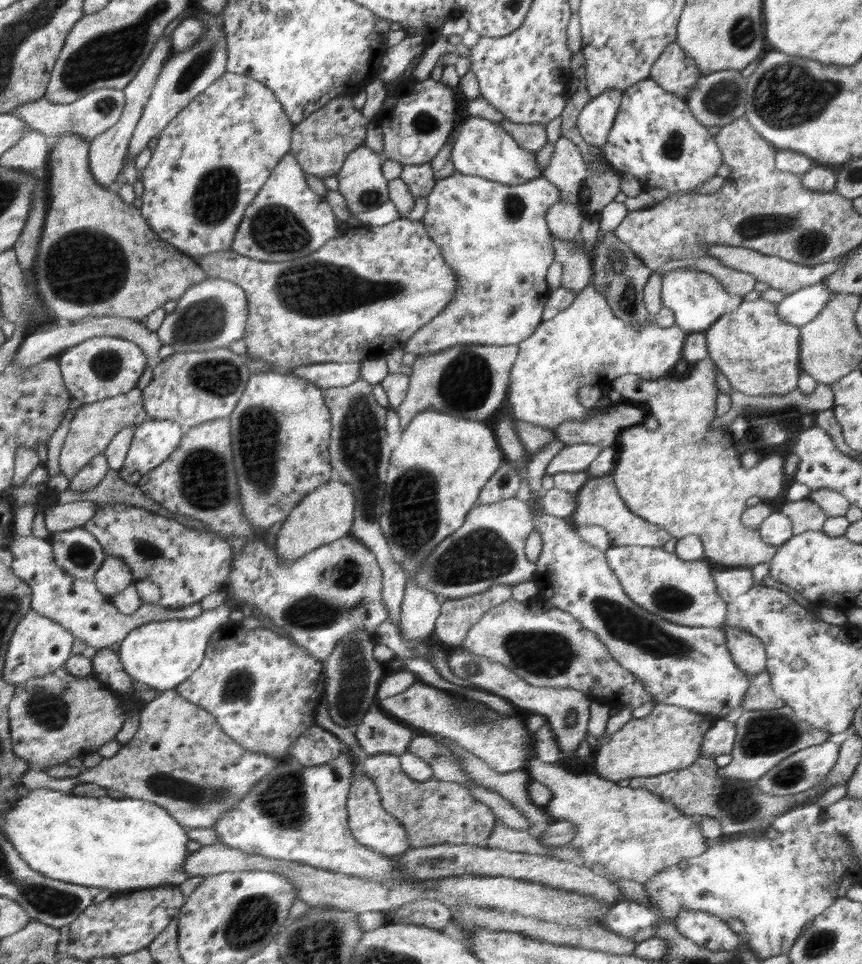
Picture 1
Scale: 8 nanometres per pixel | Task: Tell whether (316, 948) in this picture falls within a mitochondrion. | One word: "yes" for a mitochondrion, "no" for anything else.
yes

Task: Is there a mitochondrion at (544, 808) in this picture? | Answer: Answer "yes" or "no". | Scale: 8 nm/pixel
no

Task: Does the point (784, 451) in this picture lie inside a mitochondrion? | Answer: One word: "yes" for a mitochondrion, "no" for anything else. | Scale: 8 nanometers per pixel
no

